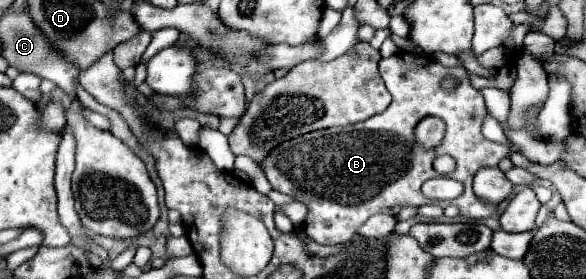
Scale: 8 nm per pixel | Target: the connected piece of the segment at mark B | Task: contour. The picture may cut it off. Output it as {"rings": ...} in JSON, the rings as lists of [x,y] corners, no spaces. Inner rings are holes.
{"rings":[[[408,52],[382,58],[378,68],[392,94],[392,104],[382,114],[358,124],[316,130],[292,138],[274,148],[262,162],[272,190],[306,204],[308,216],[302,226],[304,232],[320,244],[344,244],[354,238],[360,224],[378,212],[396,216],[400,208],[428,204],[430,200],[422,196],[420,186],[428,178],[438,176],[432,168],[432,160],[440,154],[450,154],[456,160],[456,170],[450,178],[464,184],[464,194],[452,202],[442,202],[442,206],[458,206],[460,216],[468,220],[482,220],[494,214],[496,206],[484,204],[474,196],[472,176],[482,166],[496,166],[500,158],[506,158],[510,150],[518,148],[514,144],[496,144],[482,136],[480,126],[486,116],[486,106],[482,94],[470,86],[466,70],[462,66],[446,68],[428,56]],[[446,76],[456,80],[452,92],[442,86]],[[424,116],[440,116],[446,122],[442,144],[430,152],[420,152],[412,134],[416,122]]]}

